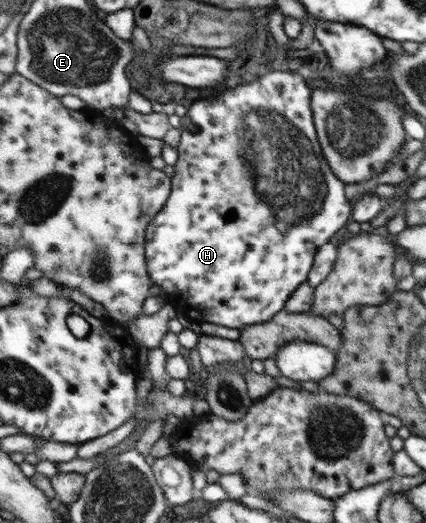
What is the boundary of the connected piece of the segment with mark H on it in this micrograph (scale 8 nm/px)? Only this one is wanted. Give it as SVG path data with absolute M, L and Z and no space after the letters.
M272 70L267 75L258 77L253 83L227 89L223 93L217 93L217 97L213 99L193 102L188 108L186 122L180 127L180 142L176 147L178 159L171 169L172 195L168 197L165 209L161 209L161 213L152 219L153 229L149 229L149 273L153 273L153 285L160 285L169 304L176 308L185 323L209 322L241 331L247 325L269 321L277 312L285 309L285 303L291 293L301 283L308 281L308 274L315 265L317 251L329 243L329 239L349 221L352 209L347 196L347 184L331 173L332 168L319 147L319 135L316 133L315 119L311 119L312 107L309 107L309 99L312 99L311 89L307 87L303 76L297 72Z

